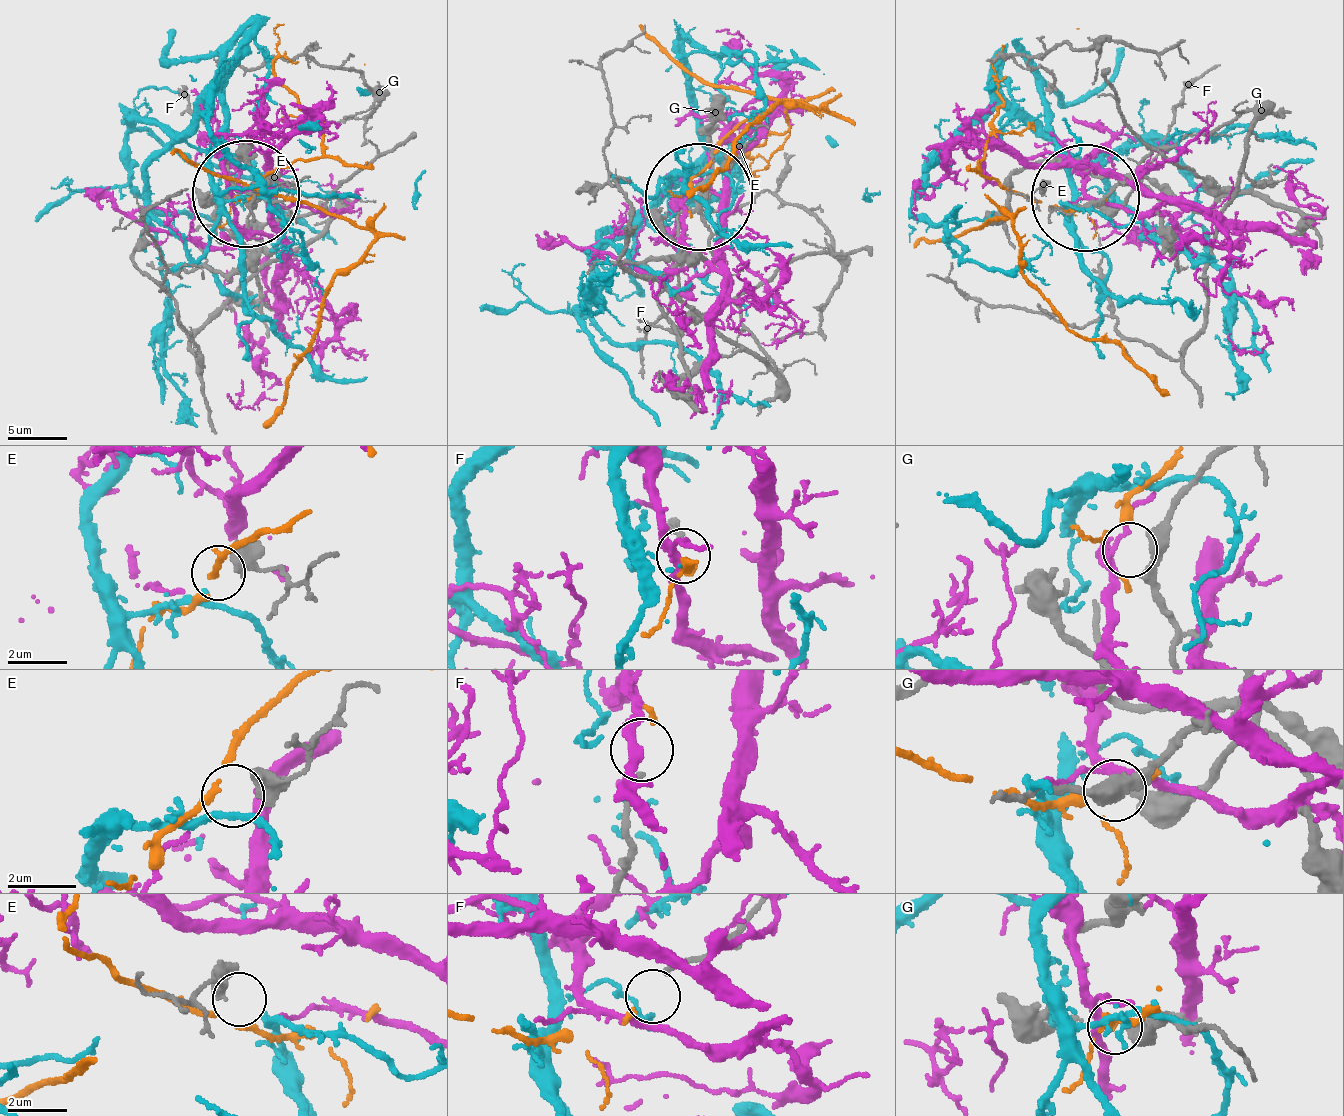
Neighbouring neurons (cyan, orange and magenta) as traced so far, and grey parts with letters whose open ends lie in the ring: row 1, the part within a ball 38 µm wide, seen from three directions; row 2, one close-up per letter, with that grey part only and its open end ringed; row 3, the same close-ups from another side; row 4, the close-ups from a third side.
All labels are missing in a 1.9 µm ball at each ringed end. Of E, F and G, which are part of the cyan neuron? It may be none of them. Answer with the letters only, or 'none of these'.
none of these

